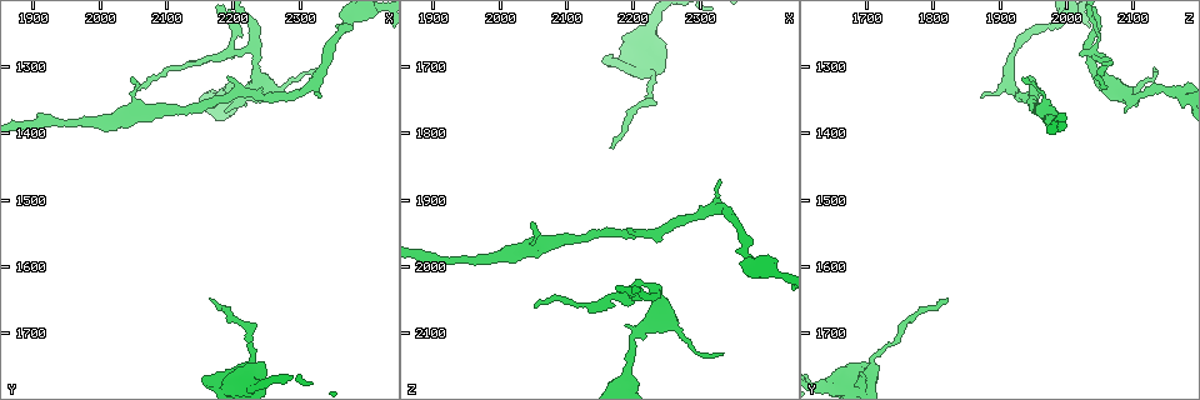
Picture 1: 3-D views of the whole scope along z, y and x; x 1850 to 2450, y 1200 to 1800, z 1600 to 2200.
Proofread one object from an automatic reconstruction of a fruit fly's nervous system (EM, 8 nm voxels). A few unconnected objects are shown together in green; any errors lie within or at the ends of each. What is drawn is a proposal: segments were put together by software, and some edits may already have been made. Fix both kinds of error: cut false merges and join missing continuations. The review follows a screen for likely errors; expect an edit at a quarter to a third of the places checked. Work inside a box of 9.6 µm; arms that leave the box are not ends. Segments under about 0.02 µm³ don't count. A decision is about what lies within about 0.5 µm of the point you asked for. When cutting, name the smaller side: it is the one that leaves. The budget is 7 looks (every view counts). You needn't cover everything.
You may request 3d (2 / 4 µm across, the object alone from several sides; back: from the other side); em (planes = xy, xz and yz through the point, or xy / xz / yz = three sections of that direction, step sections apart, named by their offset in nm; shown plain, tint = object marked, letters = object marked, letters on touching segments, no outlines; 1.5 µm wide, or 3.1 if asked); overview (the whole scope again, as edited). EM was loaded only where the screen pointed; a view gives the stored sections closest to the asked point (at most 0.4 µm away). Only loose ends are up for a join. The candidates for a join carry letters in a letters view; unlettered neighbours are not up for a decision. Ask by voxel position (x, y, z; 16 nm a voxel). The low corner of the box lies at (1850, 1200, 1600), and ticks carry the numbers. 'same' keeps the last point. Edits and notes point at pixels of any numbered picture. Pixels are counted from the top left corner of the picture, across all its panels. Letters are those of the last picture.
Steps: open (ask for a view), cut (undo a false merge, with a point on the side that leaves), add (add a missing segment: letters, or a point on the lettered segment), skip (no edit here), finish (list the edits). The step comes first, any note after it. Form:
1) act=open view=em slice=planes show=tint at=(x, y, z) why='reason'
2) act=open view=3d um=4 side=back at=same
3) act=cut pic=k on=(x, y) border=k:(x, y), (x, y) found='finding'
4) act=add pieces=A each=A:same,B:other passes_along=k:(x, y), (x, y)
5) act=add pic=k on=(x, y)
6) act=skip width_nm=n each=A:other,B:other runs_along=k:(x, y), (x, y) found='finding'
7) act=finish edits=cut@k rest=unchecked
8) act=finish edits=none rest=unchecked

act=open view=3d um=4 at=(2370, 1235, 1980) why='calibre changes'

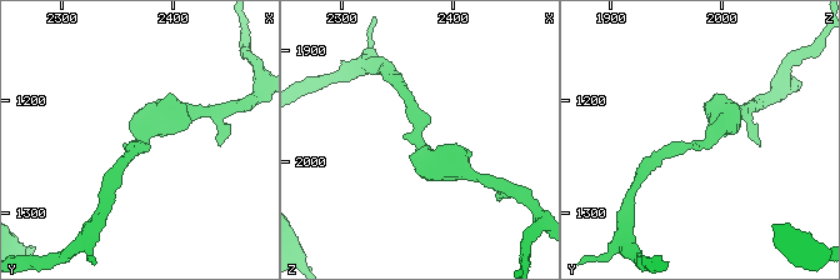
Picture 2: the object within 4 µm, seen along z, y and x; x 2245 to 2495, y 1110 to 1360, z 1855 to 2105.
act=open view=em slice=yz step=8 show=letters at=(2368, 1236, 1982) why='shape alone is not enough'

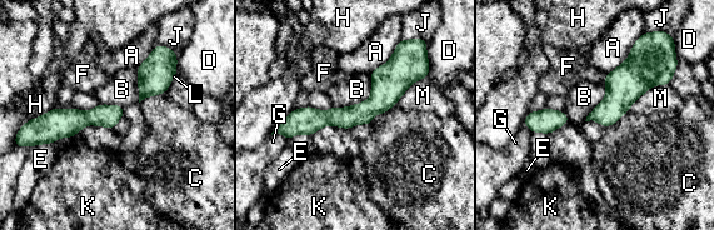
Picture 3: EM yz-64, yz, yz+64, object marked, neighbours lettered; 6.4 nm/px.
act=open view=em slice=planes show=letters at=same

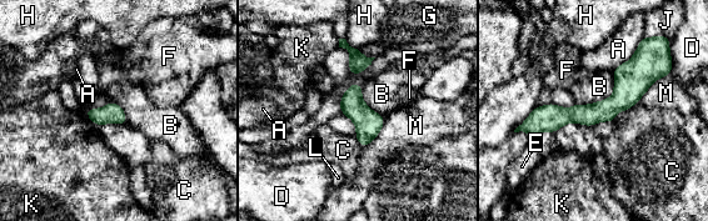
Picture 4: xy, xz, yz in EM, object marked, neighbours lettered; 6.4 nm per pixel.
act=skip width_nm=130 each=A:other,B:other,C:other,D:other,E:other,F:other,G:other,H:other,J:other,K:other,L:other,M:other runs_along=4:(664, 71), (647, 71), (607, 110), (527, 127) found='one neuron here'

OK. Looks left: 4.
act=open view=em slice=planes show=plain at=(2330, 1295, 2130) why='thin end'

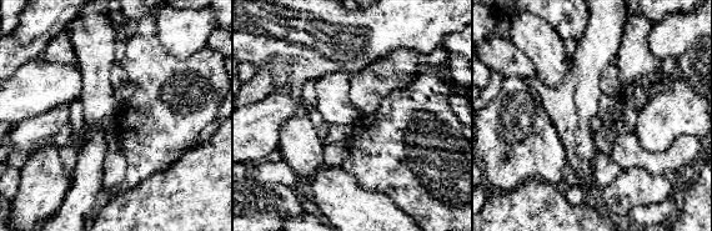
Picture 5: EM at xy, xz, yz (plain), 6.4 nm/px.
act=open view=em slice=planes show=letters at=same why='see the neighbours'

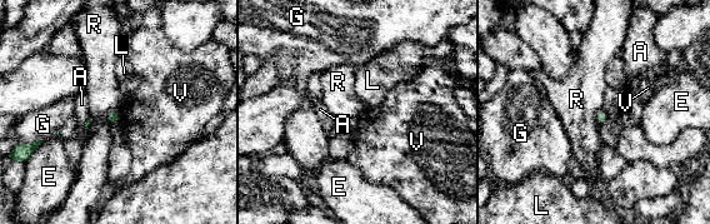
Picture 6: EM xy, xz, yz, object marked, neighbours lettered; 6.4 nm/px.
act=skip each=A:other,E:other,G:other,L:other,R:other,V:other border=6:(118, 109), (106, 115), (113, 125) found='no lettered segment goes on from it'

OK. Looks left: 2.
act=open view=em slice=planes show=letters at=(2190, 1335, 2165) why='sudden change in width'

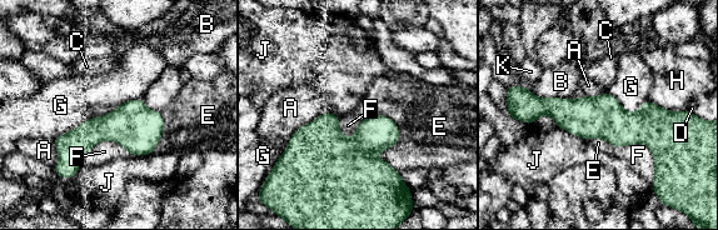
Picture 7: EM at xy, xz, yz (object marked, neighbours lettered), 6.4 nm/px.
act=skip each=A:other,B:other,C:other,D:other,E:other,F:other,G:other,H:other,J:other,K:other found='all the same neuron'

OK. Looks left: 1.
act=finish edits=none rest=unchecked

